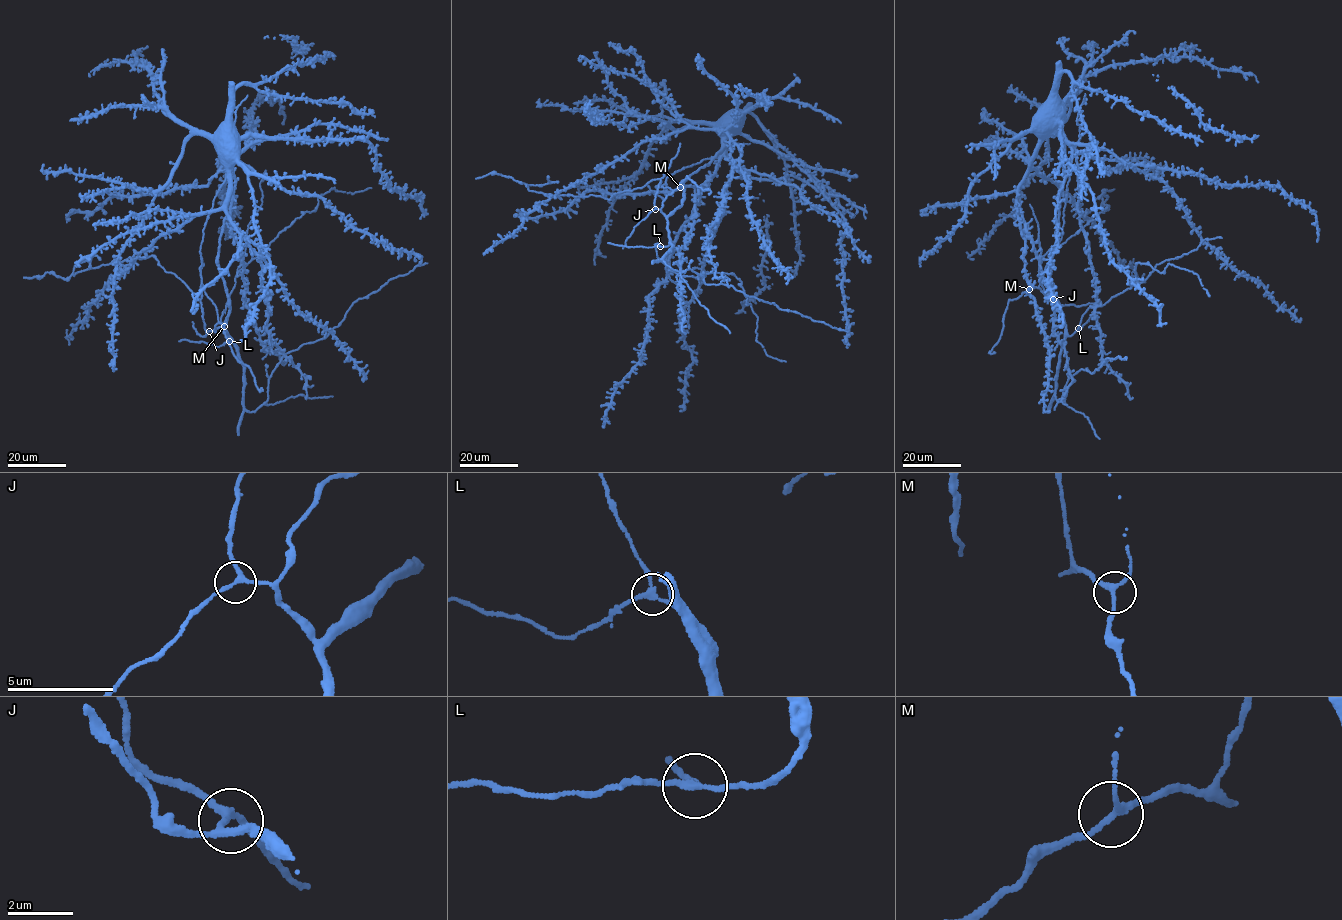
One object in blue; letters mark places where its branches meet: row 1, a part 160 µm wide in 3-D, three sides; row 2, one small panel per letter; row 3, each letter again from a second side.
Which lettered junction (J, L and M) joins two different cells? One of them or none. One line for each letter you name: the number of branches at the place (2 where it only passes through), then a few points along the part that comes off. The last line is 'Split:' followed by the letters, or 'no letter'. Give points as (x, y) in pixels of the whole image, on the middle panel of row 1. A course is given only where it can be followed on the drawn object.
Split: no letter

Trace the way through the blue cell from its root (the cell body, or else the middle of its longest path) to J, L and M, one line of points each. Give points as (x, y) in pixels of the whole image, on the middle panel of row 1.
J: (693, 173), (681, 185), (683, 198), (678, 208), (666, 217), (655, 209)
L: (693, 173), (681, 185), (684, 191), (681, 204), (667, 219), (670, 244), (660, 246)
M: (693, 173), (681, 185), (684, 191), (681, 204), (666, 217), (661, 211), (663, 201), (680, 187)

